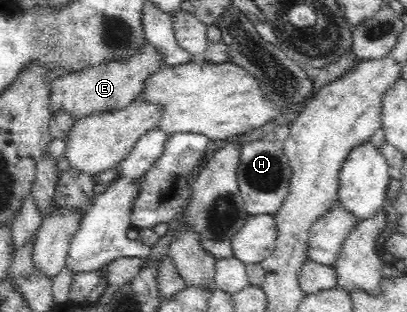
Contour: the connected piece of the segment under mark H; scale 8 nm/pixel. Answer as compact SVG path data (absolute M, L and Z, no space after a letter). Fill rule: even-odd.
M263 138L241 146L238 158L237 184L249 215L278 212L289 192L293 169L283 149L283 143Z

